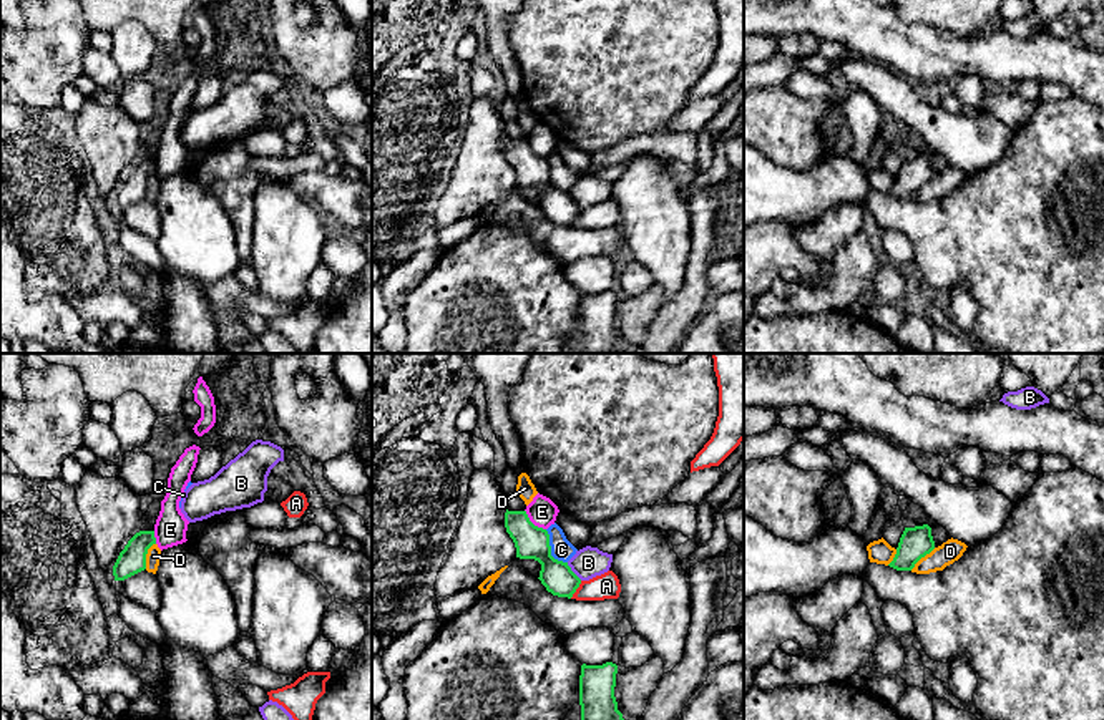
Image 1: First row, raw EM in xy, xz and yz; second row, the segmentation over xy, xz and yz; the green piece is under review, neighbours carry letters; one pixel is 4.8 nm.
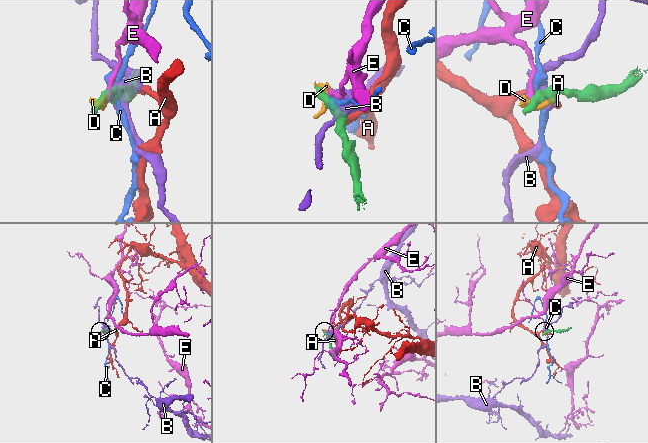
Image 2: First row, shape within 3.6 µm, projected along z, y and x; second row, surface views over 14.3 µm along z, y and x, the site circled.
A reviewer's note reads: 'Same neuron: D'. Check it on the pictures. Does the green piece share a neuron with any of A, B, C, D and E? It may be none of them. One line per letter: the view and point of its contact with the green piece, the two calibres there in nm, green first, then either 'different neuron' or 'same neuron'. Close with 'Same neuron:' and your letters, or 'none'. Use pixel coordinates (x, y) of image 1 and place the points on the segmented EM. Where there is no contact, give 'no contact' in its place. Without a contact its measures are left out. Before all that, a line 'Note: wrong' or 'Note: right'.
Note: wrong
A: xz (576, 588) | 160/130 nm | different neuron
B: xz (571, 571) | 160/150 nm | different neuron
C: xz (550, 549) | 160/110 nm | different neuron
D: xy (145, 556) | 140/70 nm | different neuron
E: xz (532, 523) | 160/140 nm | different neuron
Same neuron: none

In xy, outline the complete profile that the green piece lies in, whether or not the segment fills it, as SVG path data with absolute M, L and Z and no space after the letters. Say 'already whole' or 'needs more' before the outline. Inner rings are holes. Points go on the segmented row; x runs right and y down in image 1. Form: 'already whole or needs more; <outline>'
already whole; M154 531L136 533L120 552L115 566L115 581L125 581L146 569L148 549L156 544Z

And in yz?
already whole; M928 524L905 528L896 554L888 564L896 571L911 571L915 564L935 549L931 528Z

